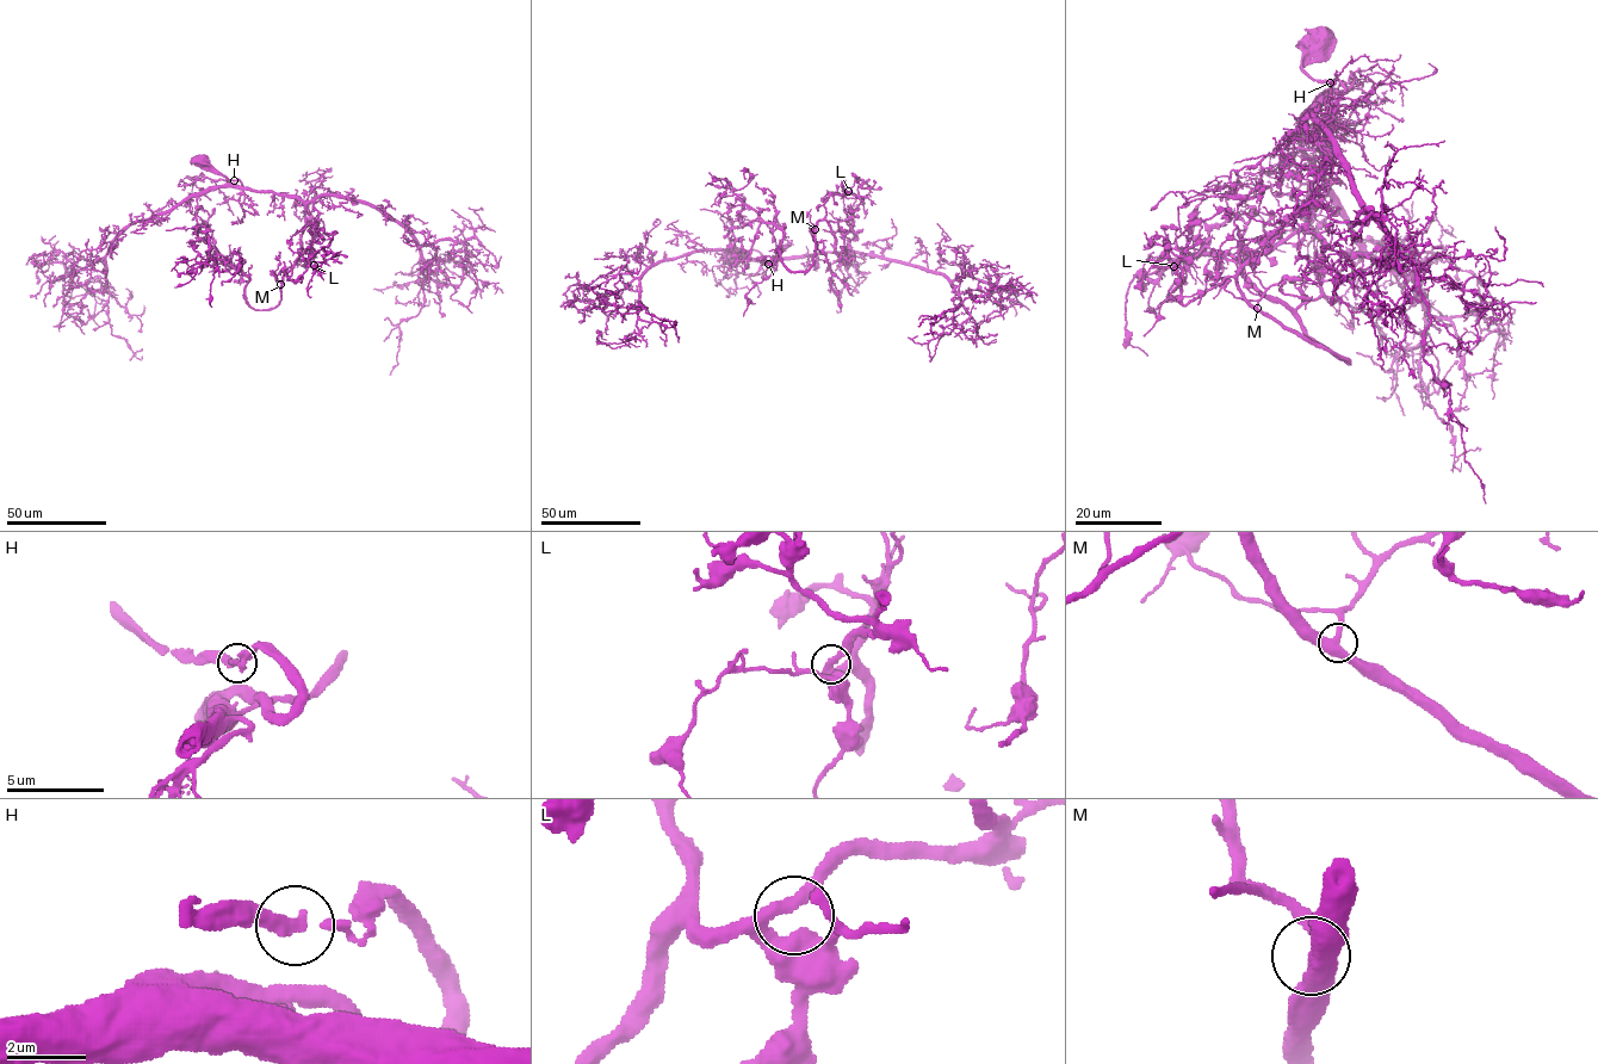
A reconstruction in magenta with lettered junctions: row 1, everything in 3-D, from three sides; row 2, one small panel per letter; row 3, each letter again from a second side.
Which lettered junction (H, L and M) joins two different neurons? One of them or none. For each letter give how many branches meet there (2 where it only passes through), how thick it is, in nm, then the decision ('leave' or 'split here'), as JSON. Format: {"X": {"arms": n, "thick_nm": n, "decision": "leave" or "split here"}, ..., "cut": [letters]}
{"H": {"arms": 3, "thick_nm": 300, "decision": "leave"}, "L": {"arms": 3, "thick_nm": 260, "decision": "leave"}, "M": {"arms": 3, "thick_nm": 420, "decision": "leave"}, "cut": []}

